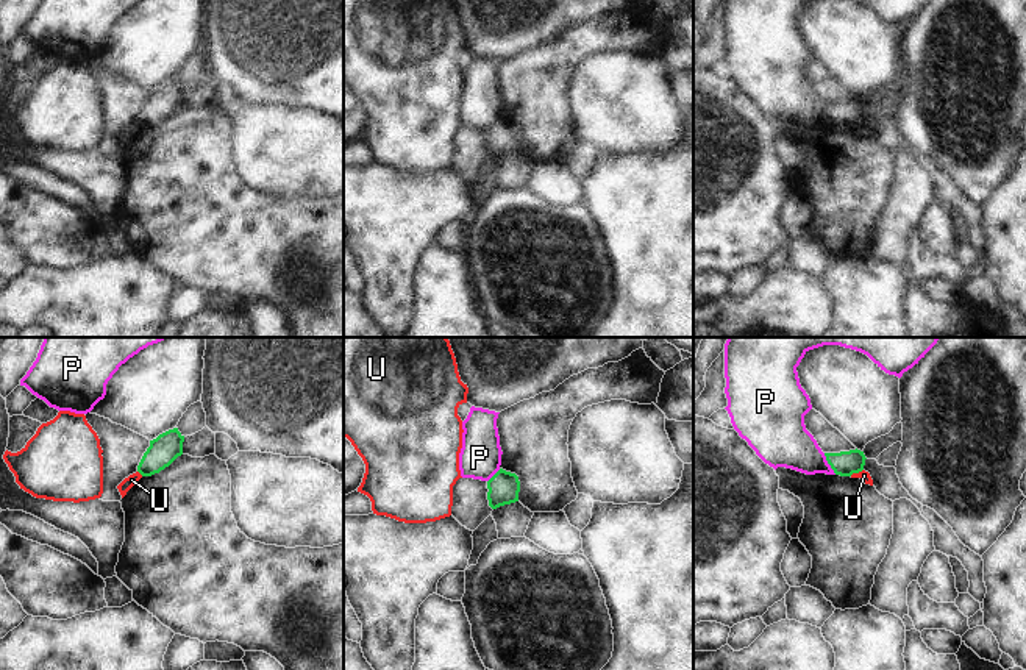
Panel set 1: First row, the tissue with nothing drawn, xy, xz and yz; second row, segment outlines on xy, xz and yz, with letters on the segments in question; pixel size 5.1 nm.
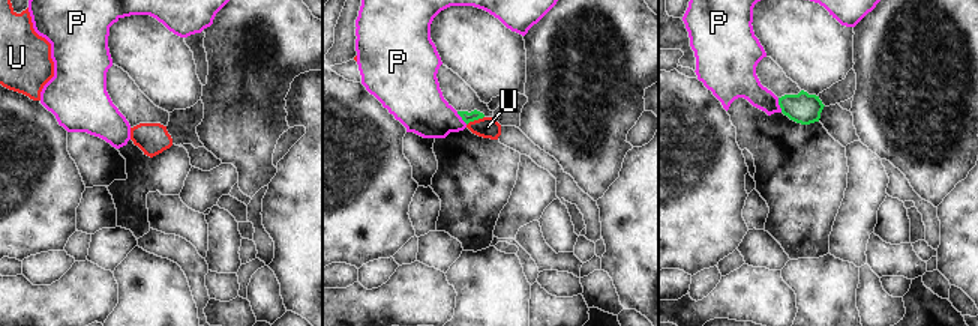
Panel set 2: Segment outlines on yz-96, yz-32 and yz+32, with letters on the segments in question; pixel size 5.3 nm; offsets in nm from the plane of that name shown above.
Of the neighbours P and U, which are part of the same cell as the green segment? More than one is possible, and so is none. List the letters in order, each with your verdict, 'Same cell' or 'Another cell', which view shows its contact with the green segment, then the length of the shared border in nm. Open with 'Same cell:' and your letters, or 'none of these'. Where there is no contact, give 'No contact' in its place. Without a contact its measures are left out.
Same cell: none of these
P: Another cell. Touches green in yz. Shared border 130 nm
U: Another cell. Touches green in yz. Shared border 80 nm

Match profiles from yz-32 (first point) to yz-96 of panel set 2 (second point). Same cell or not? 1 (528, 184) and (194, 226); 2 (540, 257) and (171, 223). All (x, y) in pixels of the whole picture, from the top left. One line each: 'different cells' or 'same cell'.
1: different cells
2: same cell

